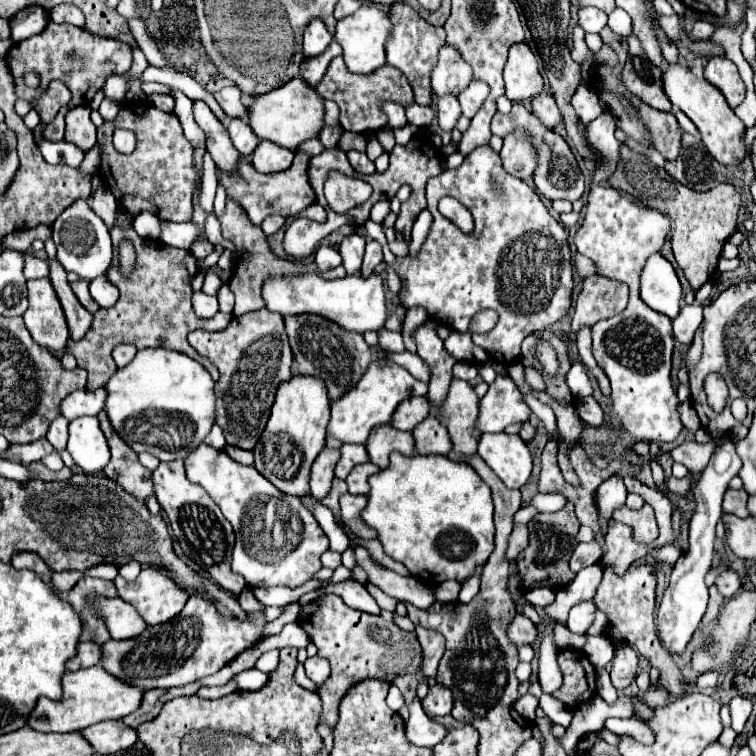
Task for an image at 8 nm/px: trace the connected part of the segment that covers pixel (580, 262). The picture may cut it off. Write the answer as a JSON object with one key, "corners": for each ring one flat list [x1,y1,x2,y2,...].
{"corners":[[581,254,575,256,575,268,577,268,577,274,579,274,581,278,587,278,587,276,597,274,595,262,589,260,589,258,585,258,585,256,581,256]]}

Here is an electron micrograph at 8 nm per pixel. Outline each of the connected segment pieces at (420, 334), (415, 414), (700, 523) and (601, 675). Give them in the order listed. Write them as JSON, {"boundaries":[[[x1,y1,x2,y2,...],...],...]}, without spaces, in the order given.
{"boundaries":[[[427,320,421,328,417,328,415,342,417,354,431,370,427,398,431,398,435,404,441,404,441,400,445,400,447,396,447,388,453,378,453,366,457,360,445,350,443,340,435,332,435,326,437,324,433,320]],[[413,396,399,404,399,408,393,414,391,426,397,430,413,430,419,422,423,422,429,416,429,404,425,396]],[[727,438,715,448,707,468,703,468,703,472,699,472,697,478,693,478,691,492,695,498,695,510,693,510,693,516,689,522,689,550,673,566,669,588,665,590,663,600,659,604,659,612,657,612,659,640,661,640,663,648,673,656,683,654,685,646,689,644,693,632,697,630,697,626,705,614,707,598,709,598,707,586,705,586,705,574,711,570,713,556,715,556,715,526,723,514,723,510,721,510,723,494,729,488,731,478,737,476,739,468,741,468,741,458,735,452,733,440]],[[605,668,597,670,597,694,605,700,605,702,615,702,617,694,615,694,615,686,609,680,609,672]]]}

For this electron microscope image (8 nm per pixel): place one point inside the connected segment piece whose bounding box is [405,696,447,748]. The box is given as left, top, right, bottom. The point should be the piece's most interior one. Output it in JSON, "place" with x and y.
{"place":[420,730]}

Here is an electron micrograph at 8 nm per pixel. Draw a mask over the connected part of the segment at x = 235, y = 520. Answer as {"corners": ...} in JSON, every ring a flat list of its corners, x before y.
{"corners":[[199,444,199,448,187,456,185,470,187,478,203,486,231,522,237,536,231,568,241,574,247,584,261,588,297,588,321,570,319,558,329,550,329,540,299,498,279,492,253,466,241,466,233,462,225,450,215,450,207,444]]}

